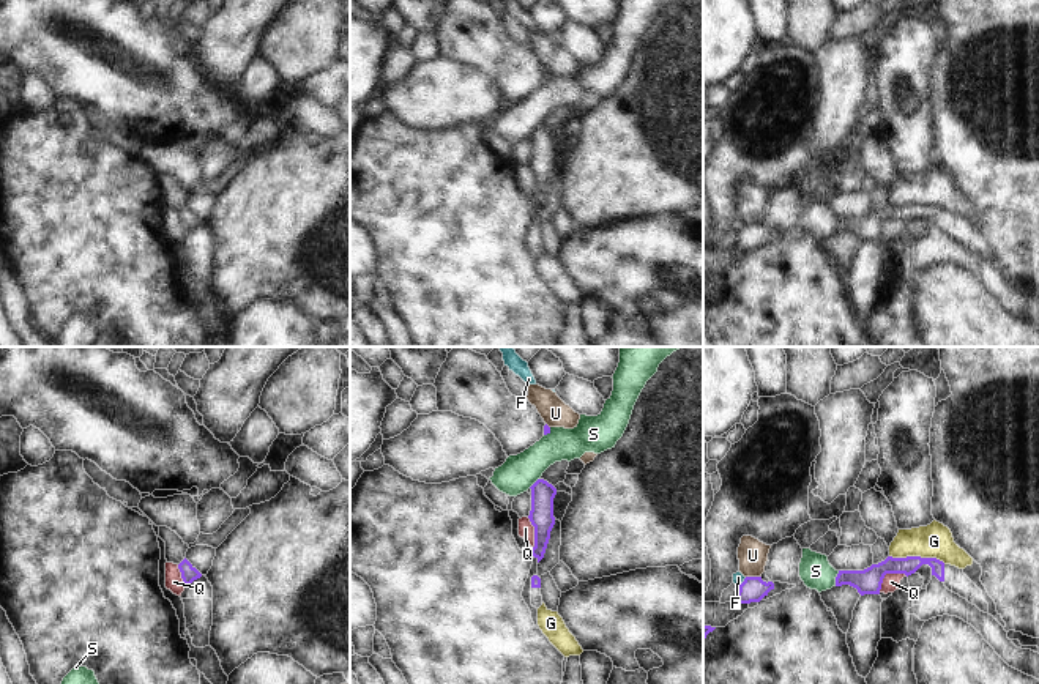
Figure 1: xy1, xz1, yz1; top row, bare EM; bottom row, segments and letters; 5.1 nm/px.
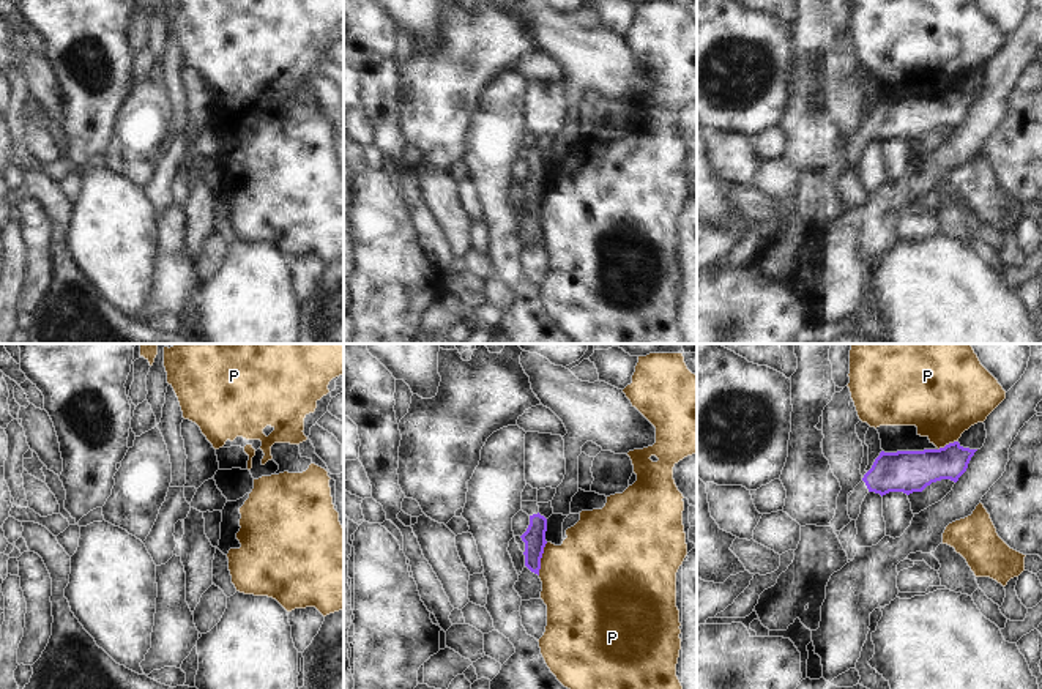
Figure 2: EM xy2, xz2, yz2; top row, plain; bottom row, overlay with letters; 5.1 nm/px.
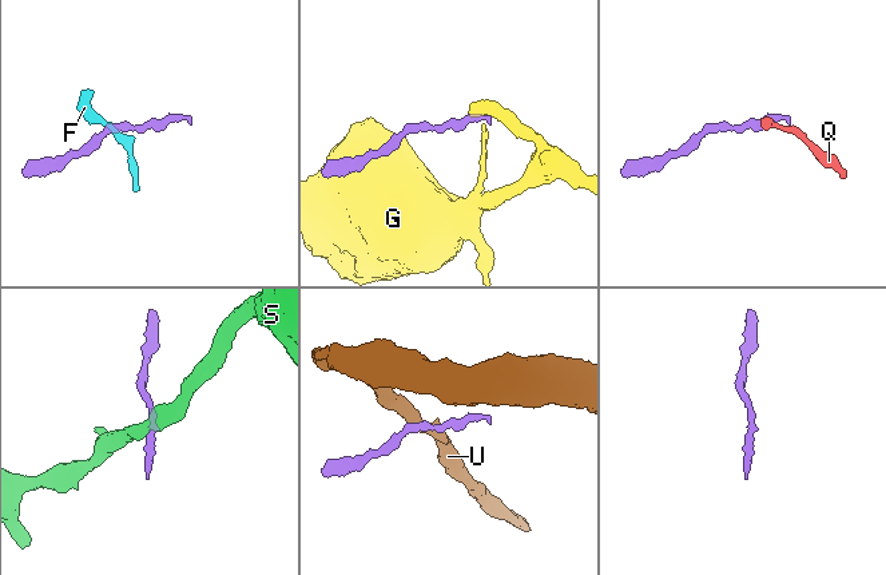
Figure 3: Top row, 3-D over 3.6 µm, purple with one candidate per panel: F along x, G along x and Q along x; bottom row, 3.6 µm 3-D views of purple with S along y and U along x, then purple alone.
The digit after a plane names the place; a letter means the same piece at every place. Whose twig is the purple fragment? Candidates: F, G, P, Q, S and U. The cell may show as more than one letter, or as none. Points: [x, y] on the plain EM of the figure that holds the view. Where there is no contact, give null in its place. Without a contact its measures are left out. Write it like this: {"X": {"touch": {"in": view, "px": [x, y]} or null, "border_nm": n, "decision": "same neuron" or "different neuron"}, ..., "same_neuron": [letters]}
{"F": {"touch": {"in": "yz1", "px": [743, 229]}, "border_nm": 70, "decision": "different neuron"}, "G": {"touch": {"in": "yz1", "px": [918, 204]}, "border_nm": 300, "decision": "different neuron"}, "P": {"touch": {"in": "xz2", "px": [541, 204]}, "border_nm": 180, "decision": "different neuron"}, "Q": {"touch": {"in": "yz1", "px": [888, 219]}, "border_nm": 170, "decision": "different neuron"}, "S": {"touch": {"in": "yz1", "px": [836, 226]}, "border_nm": 80, "decision": "different neuron"}, "U": {"touch": {"in": "yz1", "px": [754, 224]}, "border_nm": 80, "decision": "different neuron"}, "same_neuron": []}

